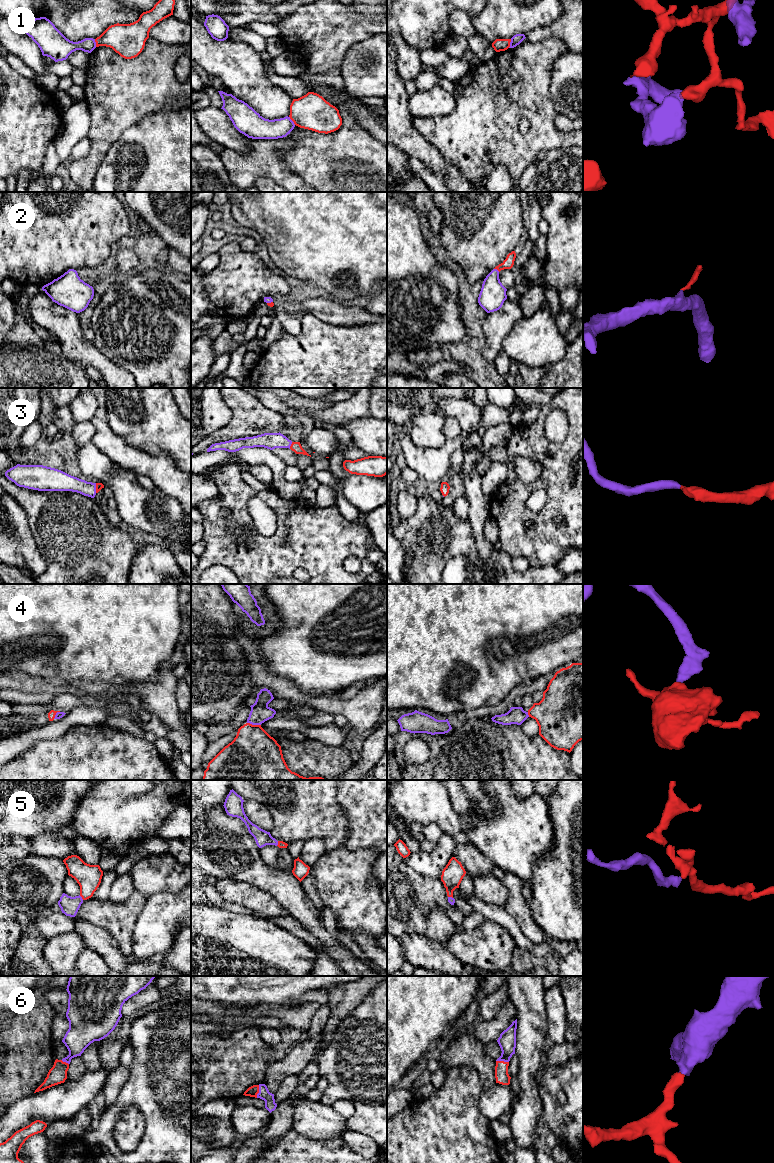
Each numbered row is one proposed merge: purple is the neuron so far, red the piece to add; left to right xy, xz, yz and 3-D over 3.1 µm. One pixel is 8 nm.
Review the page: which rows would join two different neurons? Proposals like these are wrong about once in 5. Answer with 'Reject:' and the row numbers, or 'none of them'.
Reject: 1

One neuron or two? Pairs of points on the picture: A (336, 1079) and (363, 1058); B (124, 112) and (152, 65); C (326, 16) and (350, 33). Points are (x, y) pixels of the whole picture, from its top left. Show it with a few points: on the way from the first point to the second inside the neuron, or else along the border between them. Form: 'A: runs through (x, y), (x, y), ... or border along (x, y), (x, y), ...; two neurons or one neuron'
A: runs through (343, 1074), (353, 1064), (356, 1064); one neuron
B: runs through (125, 100), (148, 77); one neuron
C: runs through (332, 22), (344, 27); one neuron

